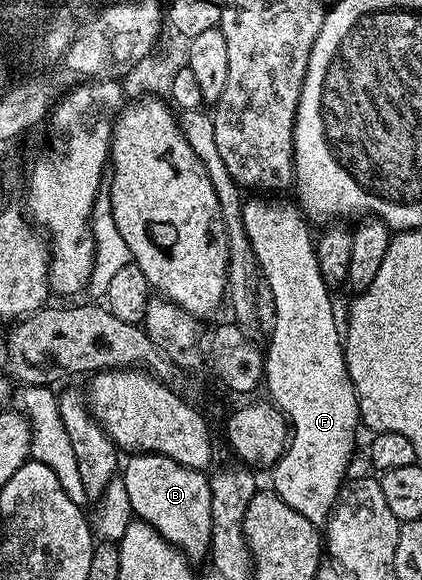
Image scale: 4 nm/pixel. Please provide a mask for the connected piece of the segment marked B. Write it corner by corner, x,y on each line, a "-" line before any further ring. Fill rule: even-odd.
137,453
129,456
122,465
122,480
126,495
130,495
130,507
139,520
146,522
162,539
179,549
189,561
199,563
208,557
210,547
210,483
199,469
191,469
169,457
157,453

